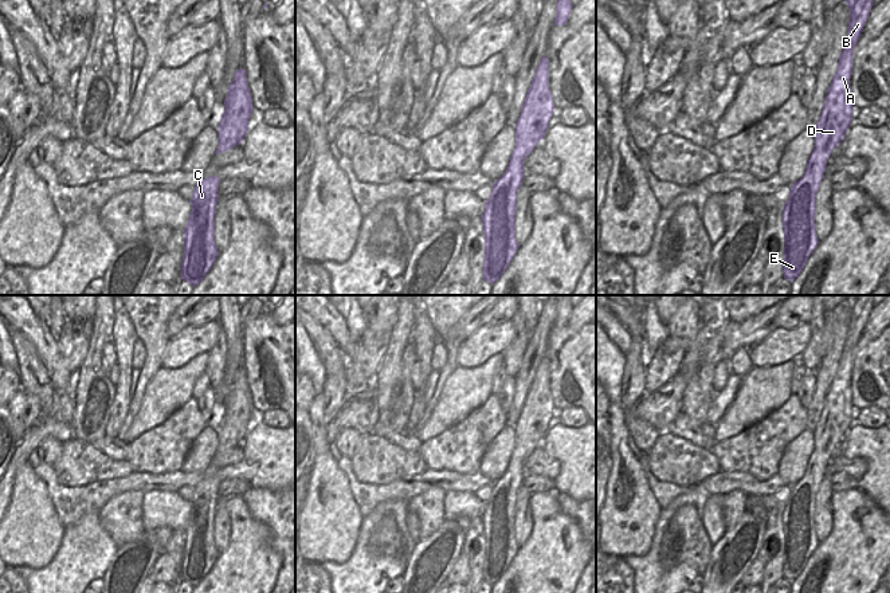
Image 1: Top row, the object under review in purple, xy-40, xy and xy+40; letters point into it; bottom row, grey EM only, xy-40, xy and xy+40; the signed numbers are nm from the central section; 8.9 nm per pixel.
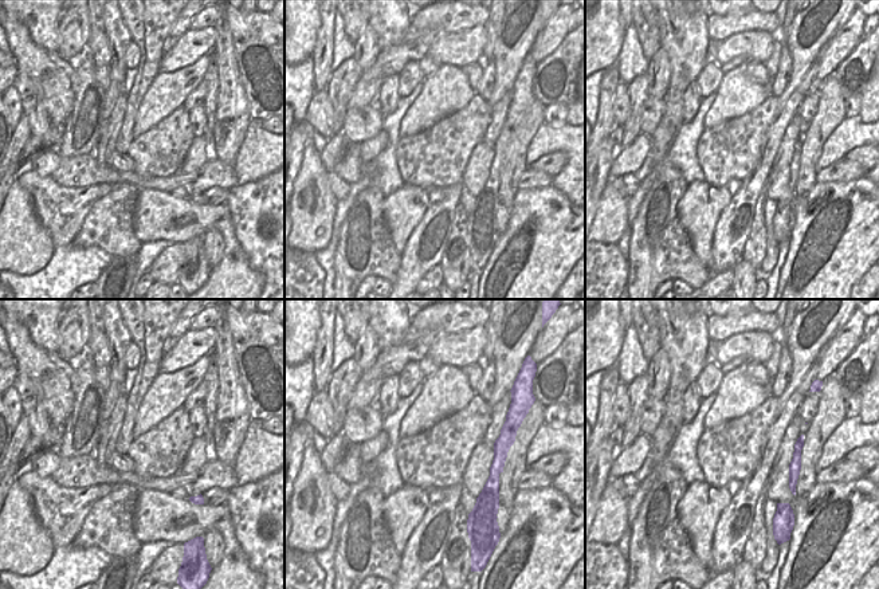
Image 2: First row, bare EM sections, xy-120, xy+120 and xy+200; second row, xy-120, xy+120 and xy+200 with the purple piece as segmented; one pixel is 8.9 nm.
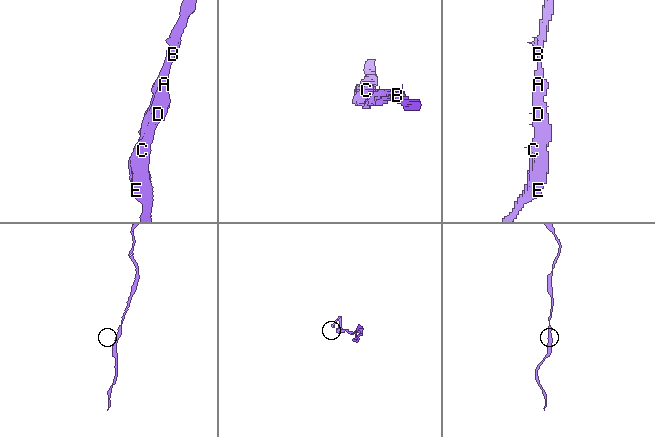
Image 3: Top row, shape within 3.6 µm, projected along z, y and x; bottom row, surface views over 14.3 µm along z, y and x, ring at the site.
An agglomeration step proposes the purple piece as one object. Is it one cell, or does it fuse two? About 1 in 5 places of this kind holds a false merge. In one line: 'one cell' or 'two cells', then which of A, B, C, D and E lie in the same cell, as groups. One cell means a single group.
one cell | A B C D E

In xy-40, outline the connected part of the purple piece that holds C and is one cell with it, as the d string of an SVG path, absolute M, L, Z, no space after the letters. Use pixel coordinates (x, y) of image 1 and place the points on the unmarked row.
M209 476L201 480L189 500L192 513L184 529L181 580L197 586L215 565L219 551L215 542L215 517L221 480Z

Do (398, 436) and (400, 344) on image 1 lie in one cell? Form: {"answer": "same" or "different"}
{"answer": "different"}

